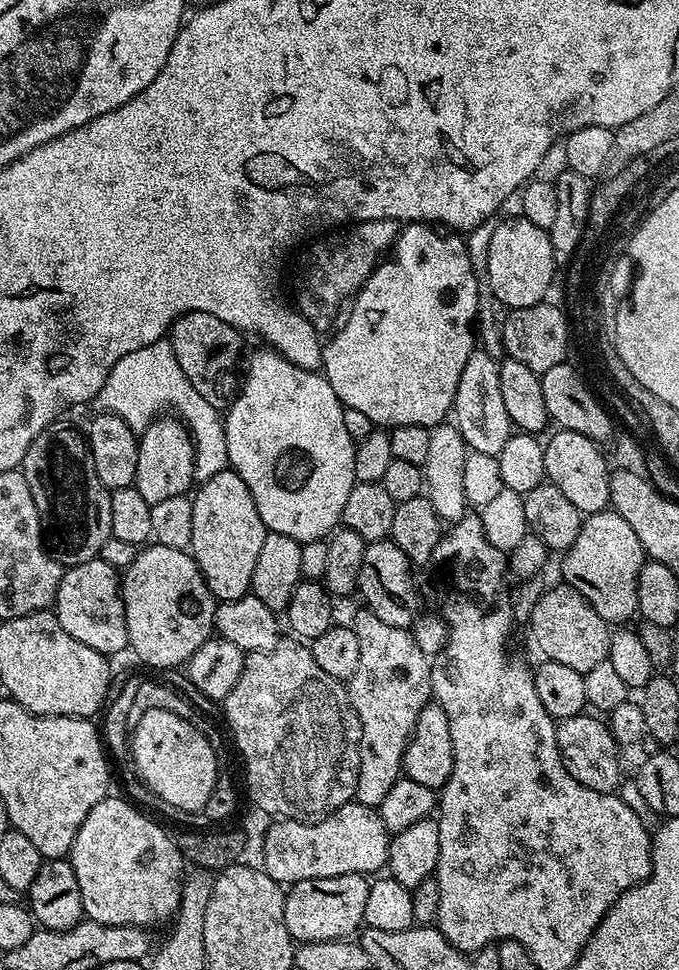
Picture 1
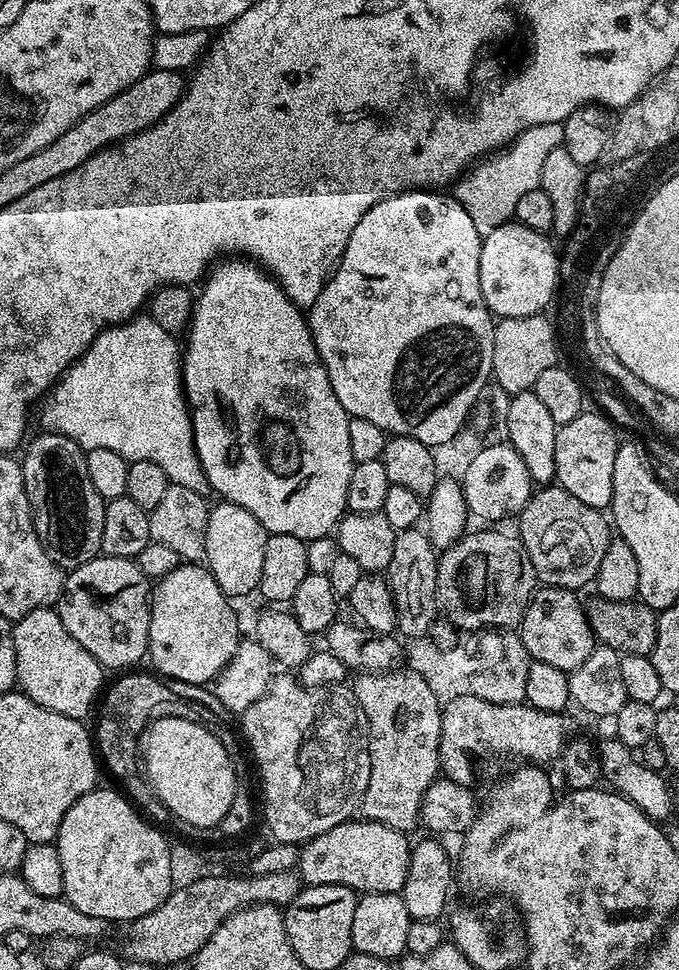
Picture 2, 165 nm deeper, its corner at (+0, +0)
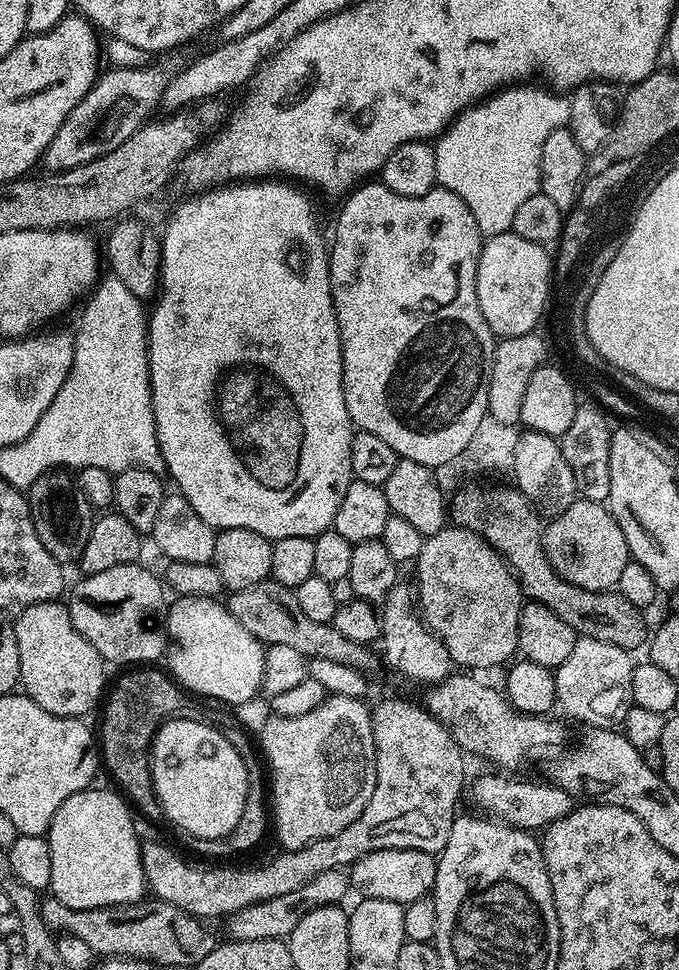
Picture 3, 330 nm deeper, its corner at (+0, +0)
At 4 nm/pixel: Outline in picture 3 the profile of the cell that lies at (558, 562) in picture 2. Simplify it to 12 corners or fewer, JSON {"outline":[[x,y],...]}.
{"outline":[[599,500],[543,525],[544,556],[582,590],[616,588],[626,534]]}

